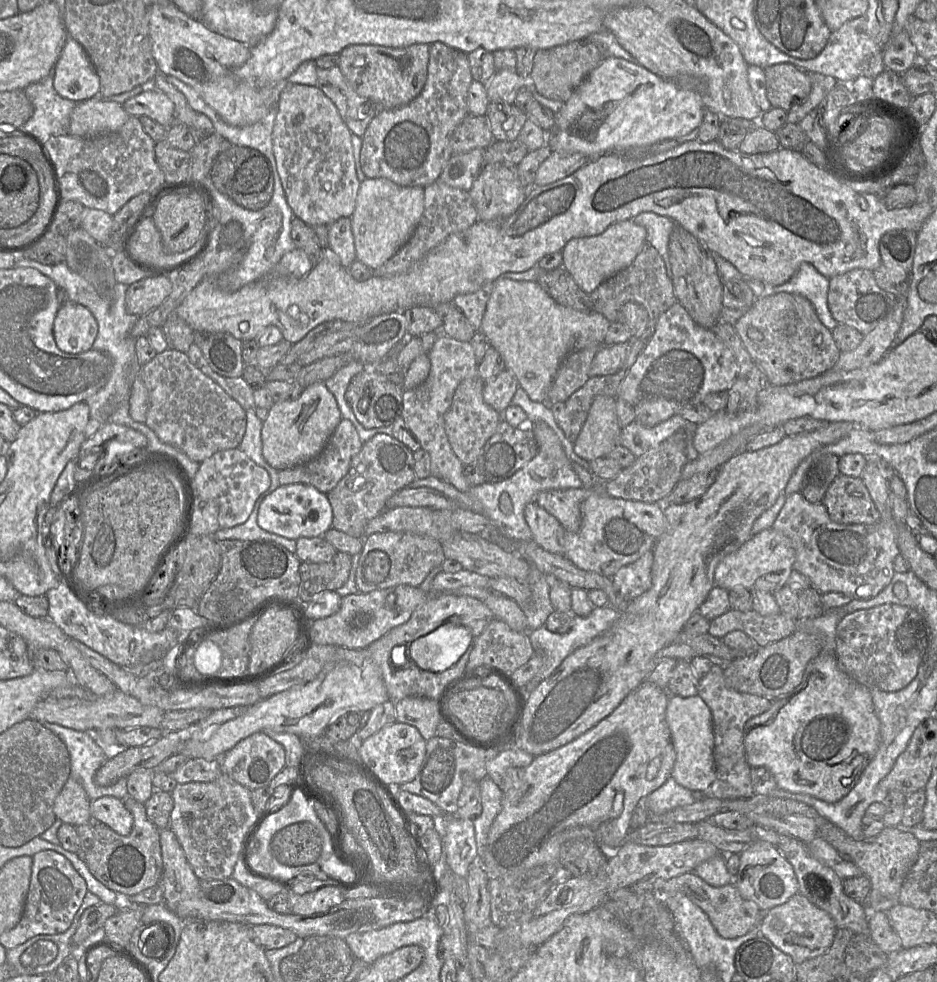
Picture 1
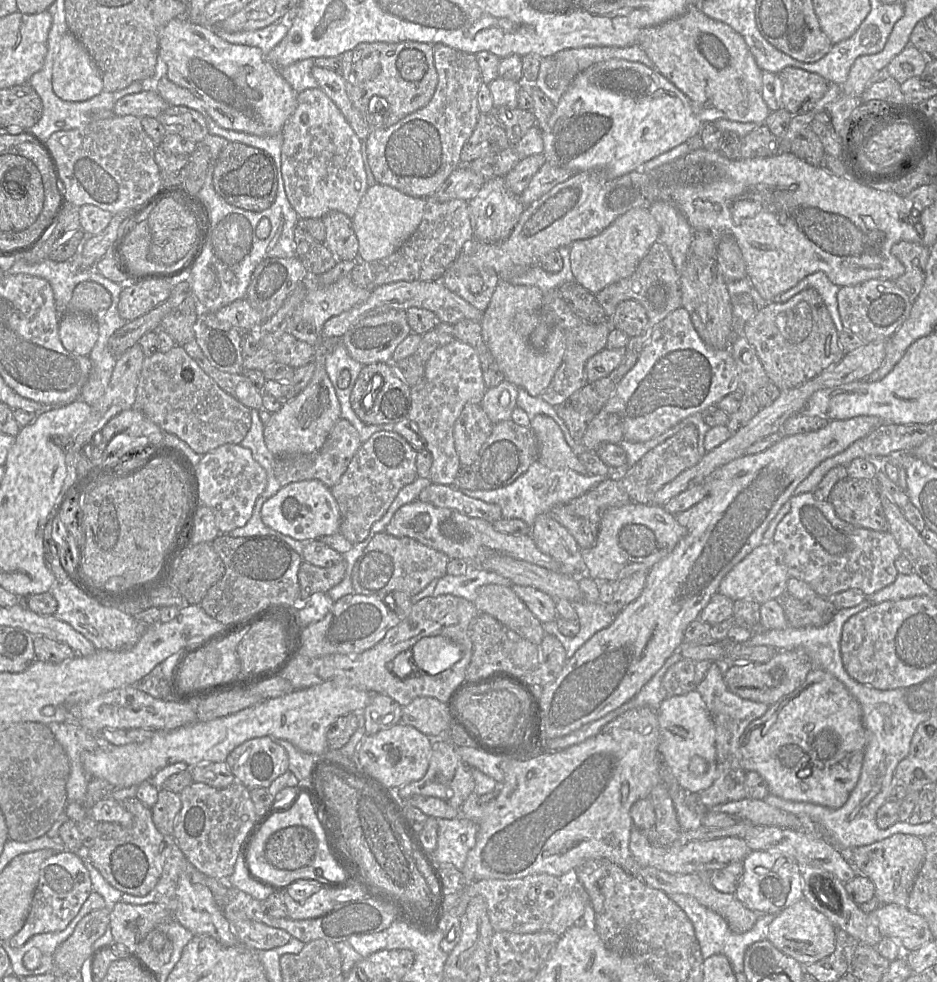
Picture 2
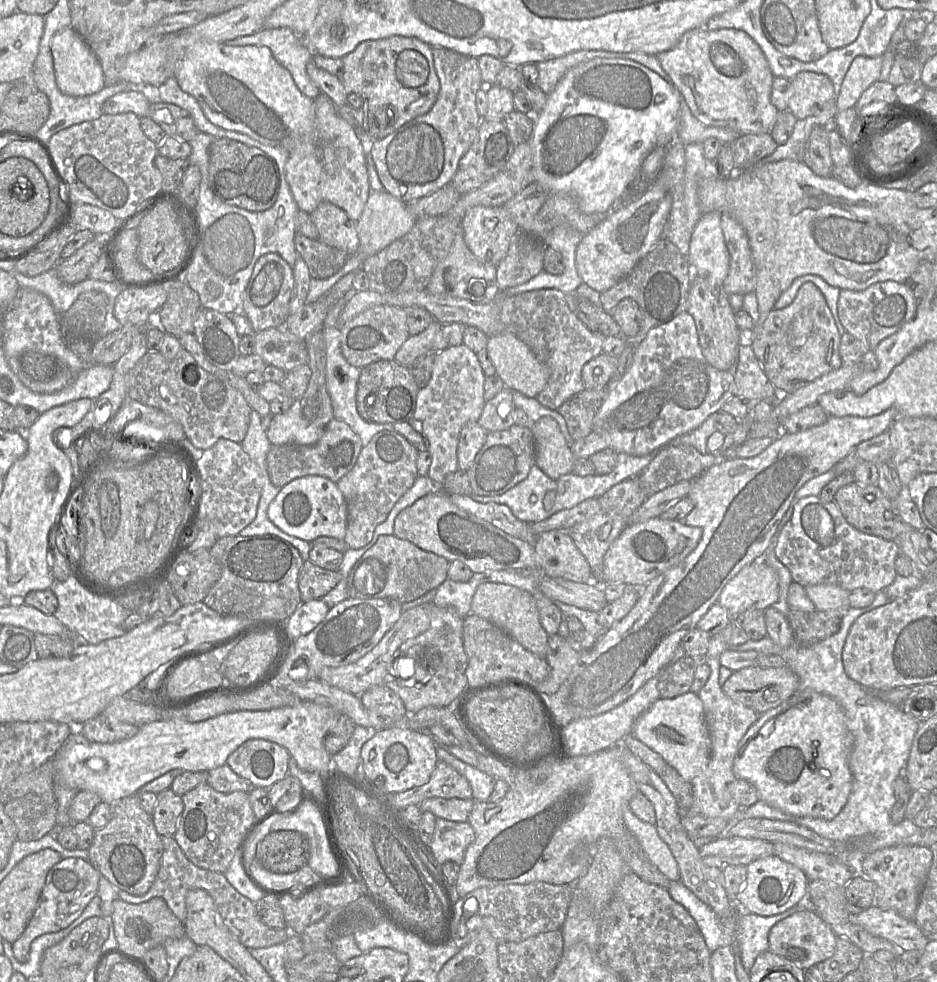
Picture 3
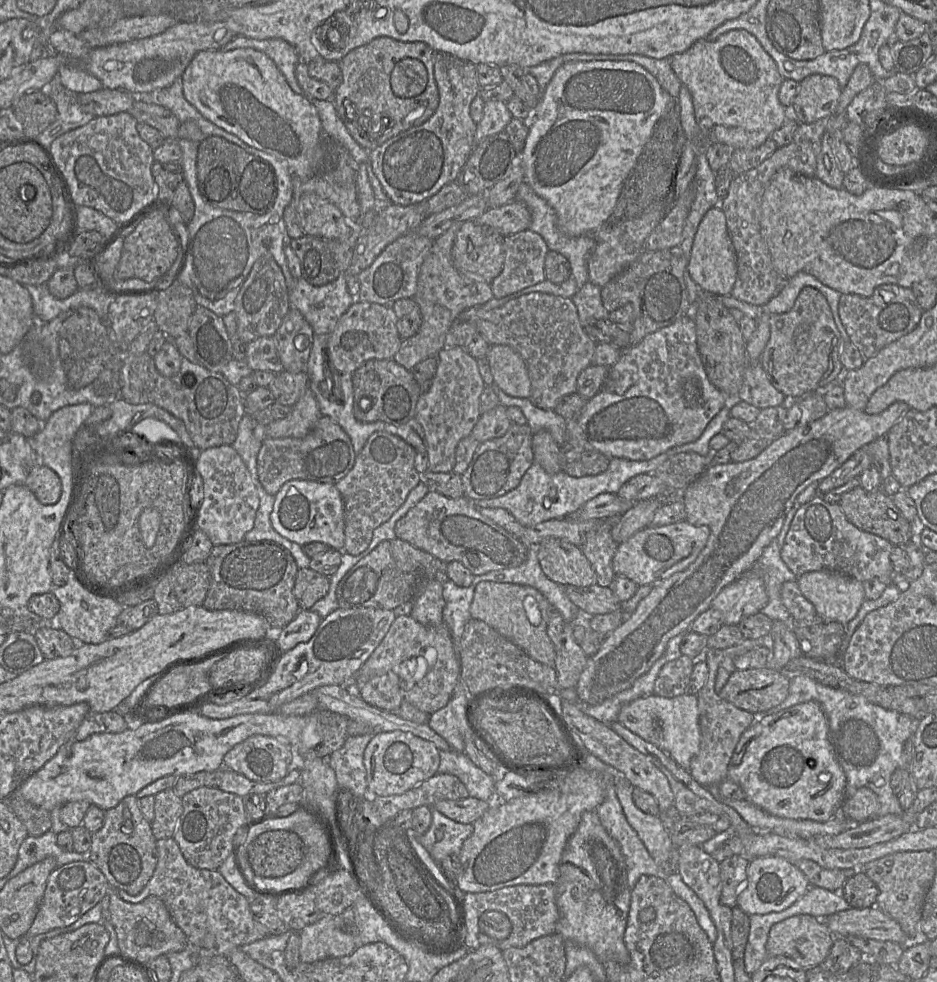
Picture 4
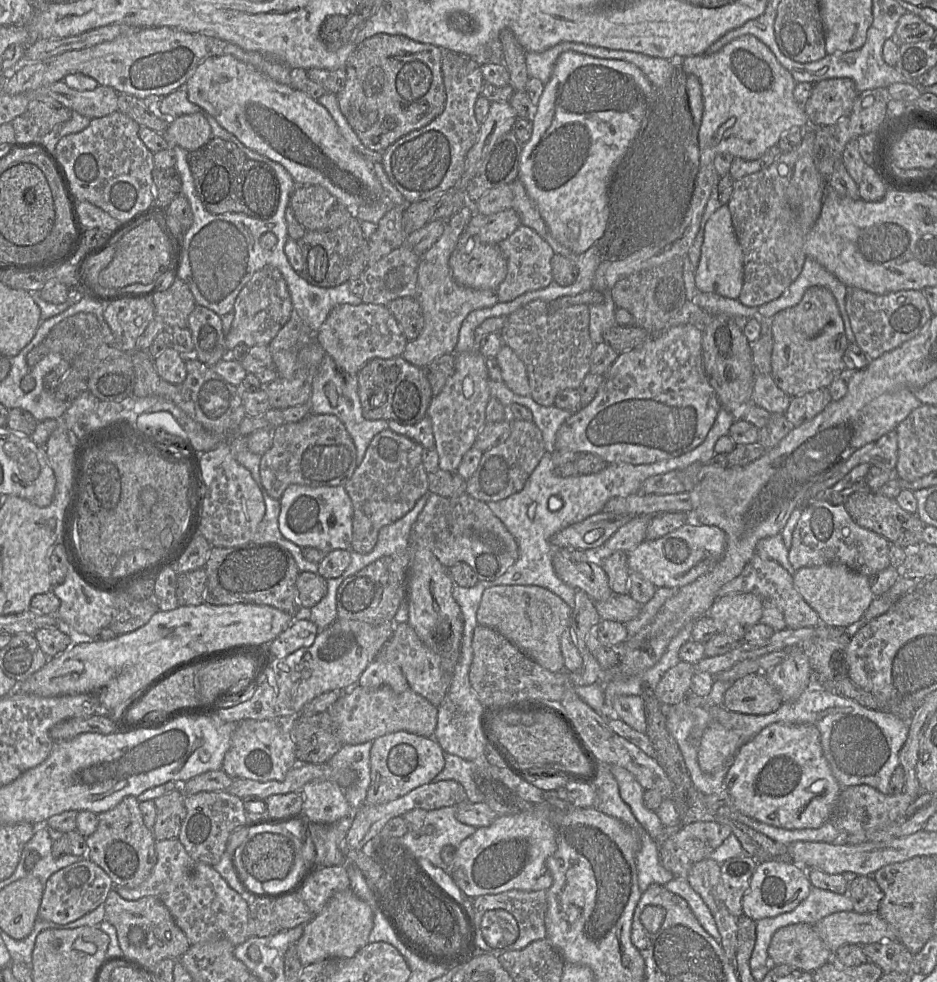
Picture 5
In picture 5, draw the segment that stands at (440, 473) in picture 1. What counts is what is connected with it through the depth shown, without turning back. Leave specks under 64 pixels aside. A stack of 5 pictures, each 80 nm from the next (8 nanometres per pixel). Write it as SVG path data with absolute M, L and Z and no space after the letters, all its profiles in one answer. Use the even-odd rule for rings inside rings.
M479 351L455 354L455 372L448 378L441 392L431 400L427 416L432 422L439 469L456 471L487 423L486 407L491 395L485 360Z

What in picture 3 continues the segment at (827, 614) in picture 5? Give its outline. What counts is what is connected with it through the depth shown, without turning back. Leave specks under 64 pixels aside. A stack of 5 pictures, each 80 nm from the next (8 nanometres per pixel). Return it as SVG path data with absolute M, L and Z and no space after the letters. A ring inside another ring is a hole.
M818 584L805 587L806 594L815 608L824 612L844 615L850 608L850 591L835 584Z

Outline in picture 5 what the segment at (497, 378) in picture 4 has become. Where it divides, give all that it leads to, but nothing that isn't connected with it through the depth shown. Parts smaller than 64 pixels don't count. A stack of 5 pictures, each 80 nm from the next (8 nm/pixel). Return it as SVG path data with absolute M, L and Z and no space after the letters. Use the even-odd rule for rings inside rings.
M503 346L496 360L501 368L503 382L520 396L530 396L530 384L526 367L516 353L508 346Z

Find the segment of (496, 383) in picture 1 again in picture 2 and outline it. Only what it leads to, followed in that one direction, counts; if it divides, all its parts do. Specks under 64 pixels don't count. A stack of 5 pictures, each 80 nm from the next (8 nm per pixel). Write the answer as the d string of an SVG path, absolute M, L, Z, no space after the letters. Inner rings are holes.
M504 380L498 386L488 388L481 402L482 409L495 425L510 420L518 397L518 387Z

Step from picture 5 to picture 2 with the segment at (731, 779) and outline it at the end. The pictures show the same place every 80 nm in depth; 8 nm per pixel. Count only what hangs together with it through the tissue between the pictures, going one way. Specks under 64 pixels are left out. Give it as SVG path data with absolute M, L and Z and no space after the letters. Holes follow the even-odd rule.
M811 669L800 687L747 726L740 738L740 761L746 772L756 771L766 780L769 794L839 809L859 780L865 746L858 701L832 674Z

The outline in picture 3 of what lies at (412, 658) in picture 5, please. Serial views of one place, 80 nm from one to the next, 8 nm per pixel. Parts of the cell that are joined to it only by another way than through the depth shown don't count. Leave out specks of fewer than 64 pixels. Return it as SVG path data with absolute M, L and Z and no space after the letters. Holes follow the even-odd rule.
M433 602L420 604L402 612L379 643L362 658L343 666L324 667L318 680L356 696L361 696L371 687L387 686L402 699L408 713L415 713L429 706L447 707L467 685L465 671L468 657L463 645L463 620L453 607L440 607ZM414 646L422 646L422 651L436 651L440 657L438 668L431 668L418 656L419 663L415 658L414 664L407 663L412 676L405 676L401 670L401 663L411 661L411 658L405 655L405 651ZM398 650L401 663L394 669L393 658Z

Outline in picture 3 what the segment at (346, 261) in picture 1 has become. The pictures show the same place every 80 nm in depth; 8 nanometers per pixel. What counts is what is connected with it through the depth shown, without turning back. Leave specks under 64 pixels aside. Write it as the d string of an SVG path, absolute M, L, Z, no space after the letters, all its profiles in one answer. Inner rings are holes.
M323 201L309 216L317 228L318 239L321 242L343 250L348 255L359 250L359 237L355 222L350 220L340 207Z

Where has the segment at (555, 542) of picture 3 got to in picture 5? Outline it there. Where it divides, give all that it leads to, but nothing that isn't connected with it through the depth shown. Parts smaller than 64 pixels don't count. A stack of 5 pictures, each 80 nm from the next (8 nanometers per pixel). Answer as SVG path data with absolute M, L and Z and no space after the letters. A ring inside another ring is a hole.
M556 548L552 564L559 579L573 589L585 592L594 602L605 601L613 593L605 571L598 564L592 562L592 557L587 557L582 550Z

